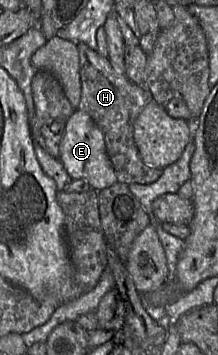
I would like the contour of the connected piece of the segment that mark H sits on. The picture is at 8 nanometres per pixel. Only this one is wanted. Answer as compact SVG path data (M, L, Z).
M85 43L77 44L81 79L81 98L78 108L94 120L104 135L106 151L117 176L117 182L151 184L163 169L147 166L141 159L134 142L134 122L152 100L143 86L132 83L126 76L116 72L108 57L101 56Z

